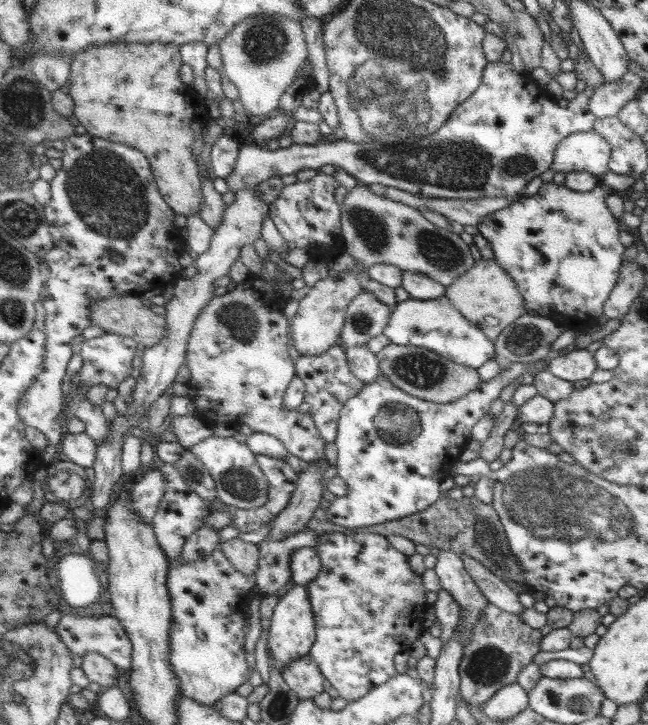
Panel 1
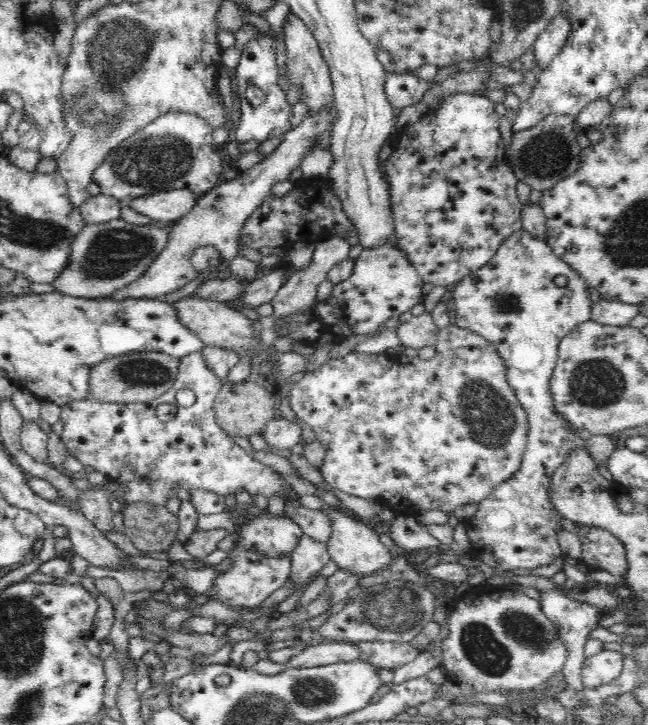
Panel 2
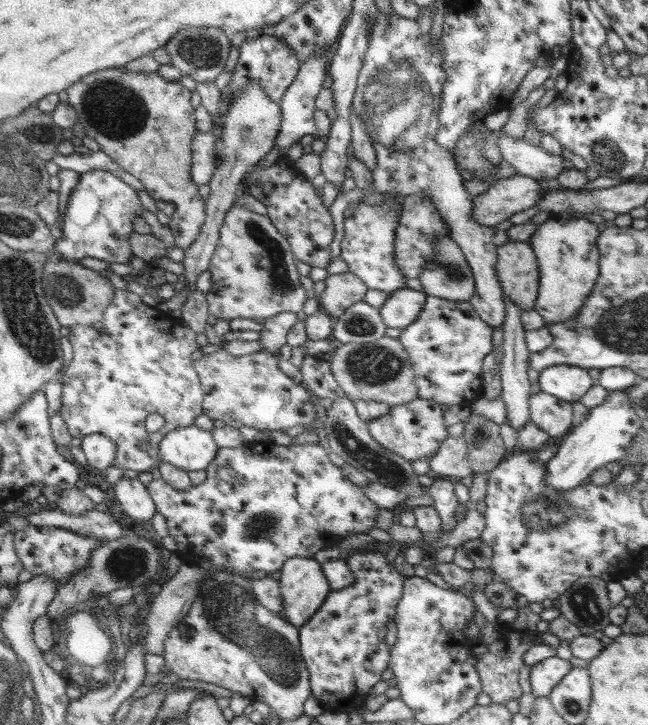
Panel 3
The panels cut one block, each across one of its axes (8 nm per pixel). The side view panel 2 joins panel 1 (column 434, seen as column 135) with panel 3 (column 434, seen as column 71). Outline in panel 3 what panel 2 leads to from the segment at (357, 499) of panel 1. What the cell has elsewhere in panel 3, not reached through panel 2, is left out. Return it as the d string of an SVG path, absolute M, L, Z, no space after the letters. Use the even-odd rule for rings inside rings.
M418 397L406 404L391 406L388 414L368 421L368 430L379 446L409 461L430 460L449 436L440 404Z

